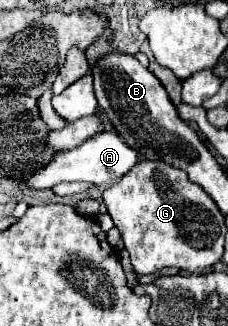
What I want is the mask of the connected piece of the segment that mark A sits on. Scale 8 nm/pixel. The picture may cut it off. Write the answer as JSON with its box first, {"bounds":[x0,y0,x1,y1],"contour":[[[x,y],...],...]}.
{"bounds":[25,131,139,189],"contour":[[[107,131],[107,133],[99,133],[97,137],[91,137],[89,141],[85,141],[75,149],[69,149],[65,153],[61,151],[49,165],[45,165],[45,169],[39,169],[31,177],[27,177],[25,183],[35,189],[51,189],[53,185],[59,185],[63,181],[67,183],[87,181],[95,185],[107,185],[109,181],[127,175],[137,163],[139,163],[139,153],[133,147],[129,147],[117,133]]]}

